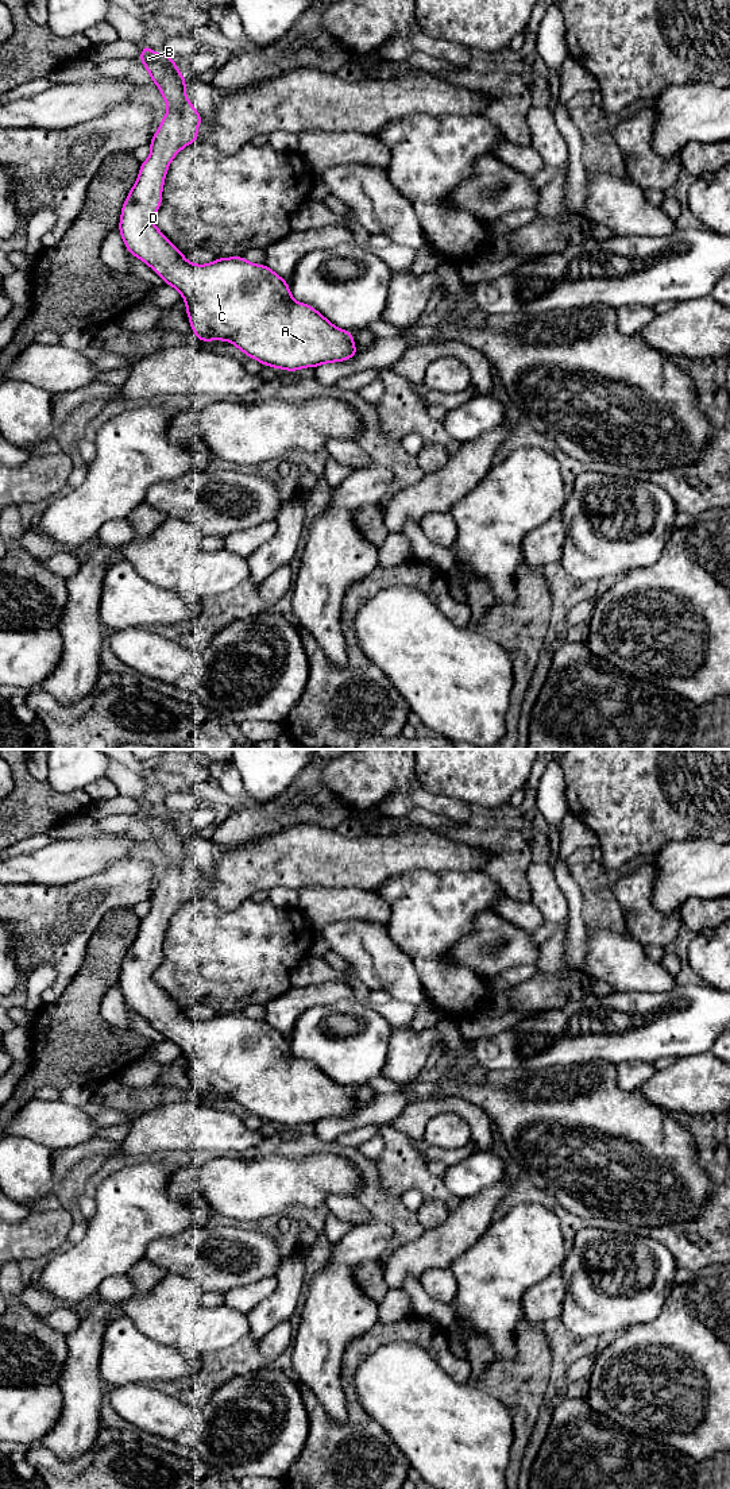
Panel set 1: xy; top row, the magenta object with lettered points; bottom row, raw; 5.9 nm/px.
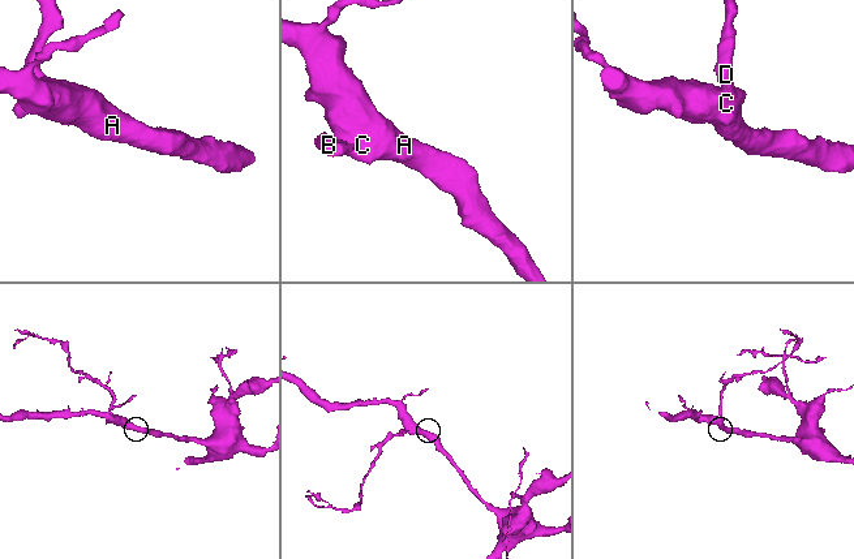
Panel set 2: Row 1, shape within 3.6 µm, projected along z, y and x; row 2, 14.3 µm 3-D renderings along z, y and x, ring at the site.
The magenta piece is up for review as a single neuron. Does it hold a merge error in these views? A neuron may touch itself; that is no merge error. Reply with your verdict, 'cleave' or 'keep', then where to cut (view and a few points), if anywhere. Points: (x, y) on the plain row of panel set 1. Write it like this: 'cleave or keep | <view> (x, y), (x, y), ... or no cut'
keep | no cut

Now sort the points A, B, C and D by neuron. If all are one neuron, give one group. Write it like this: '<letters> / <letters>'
A B C D

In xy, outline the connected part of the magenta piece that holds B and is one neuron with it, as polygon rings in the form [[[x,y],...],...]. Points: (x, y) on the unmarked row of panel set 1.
[[[150,801],[142,803],[139,814],[148,826],[152,838],[159,842],[169,865],[157,890],[150,896],[151,911],[140,919],[139,933],[121,964],[119,987],[130,1010],[146,1018],[162,1033],[166,1041],[174,1042],[182,1050],[186,1058],[192,1088],[197,1092],[198,1098],[227,1096],[262,1120],[271,1122],[273,1125],[285,1125],[286,1127],[318,1123],[322,1119],[343,1118],[356,1111],[359,1107],[352,1098],[354,1088],[335,1083],[314,1064],[294,1057],[289,1046],[289,1039],[266,1021],[250,1019],[243,1012],[217,1014],[209,1021],[193,1021],[188,1018],[185,1011],[152,980],[152,973],[162,960],[162,944],[167,923],[178,907],[198,896],[197,883],[201,880],[202,873],[185,850],[186,836],[177,825],[174,814],[167,813],[165,809],[157,811]]]

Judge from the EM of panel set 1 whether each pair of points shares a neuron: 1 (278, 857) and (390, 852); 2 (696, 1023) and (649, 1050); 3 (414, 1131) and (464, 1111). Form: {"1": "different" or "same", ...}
{"1": "same", "2": "same", "3": "same"}

